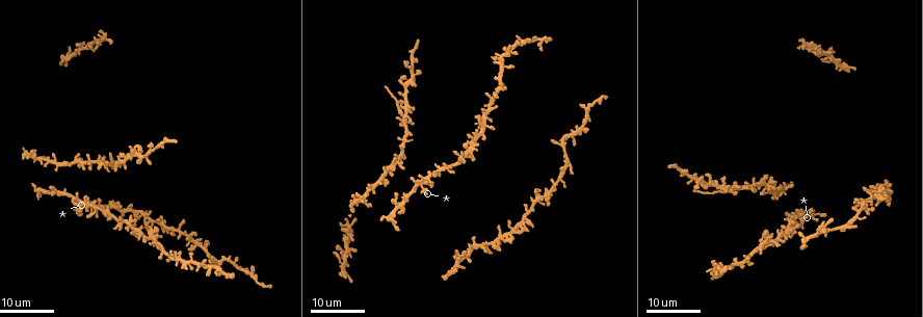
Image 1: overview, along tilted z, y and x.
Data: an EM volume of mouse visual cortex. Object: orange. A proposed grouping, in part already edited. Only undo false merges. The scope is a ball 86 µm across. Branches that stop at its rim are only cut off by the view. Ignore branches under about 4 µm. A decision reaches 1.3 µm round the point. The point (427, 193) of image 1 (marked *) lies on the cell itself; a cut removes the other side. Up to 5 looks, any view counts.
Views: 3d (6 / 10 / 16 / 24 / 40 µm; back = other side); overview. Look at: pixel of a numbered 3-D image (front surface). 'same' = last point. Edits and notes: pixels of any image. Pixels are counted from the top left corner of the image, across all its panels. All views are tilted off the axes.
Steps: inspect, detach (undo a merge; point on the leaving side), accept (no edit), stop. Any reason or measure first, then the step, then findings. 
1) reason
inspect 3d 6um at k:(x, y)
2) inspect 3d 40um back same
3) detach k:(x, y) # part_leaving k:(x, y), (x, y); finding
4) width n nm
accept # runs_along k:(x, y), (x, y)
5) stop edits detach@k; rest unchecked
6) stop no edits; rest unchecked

looks like a crossing
inspect 3d 16um at 1:(57, 164)

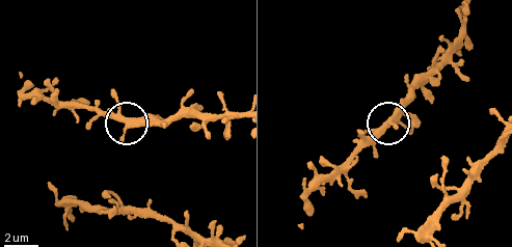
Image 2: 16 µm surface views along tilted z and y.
closer look
inspect 3d 6um at 2:(131, 119)

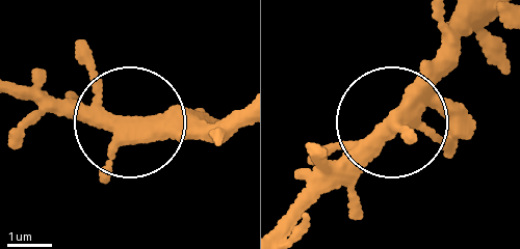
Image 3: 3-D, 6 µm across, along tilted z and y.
side_arm 34 um
accept # continuous, no second cell

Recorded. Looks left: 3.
four-way junction
inspect 3d 24um at 1:(57, 191)

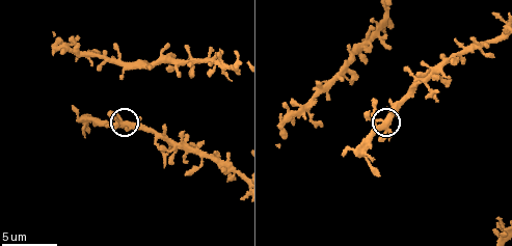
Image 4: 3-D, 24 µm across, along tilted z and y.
zoom in
inspect 3d 10um at 4:(386, 124)

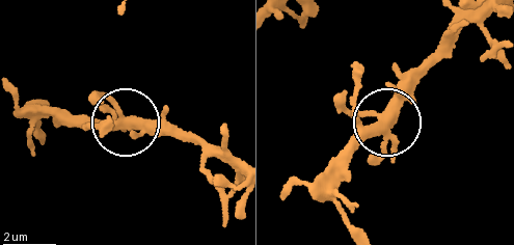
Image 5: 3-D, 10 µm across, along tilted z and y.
width 360 nm
accept # runs_along 5:(238, 170), (155, 131), (58, 121); one cell here

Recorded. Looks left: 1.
stop no edits; rest unchecked

